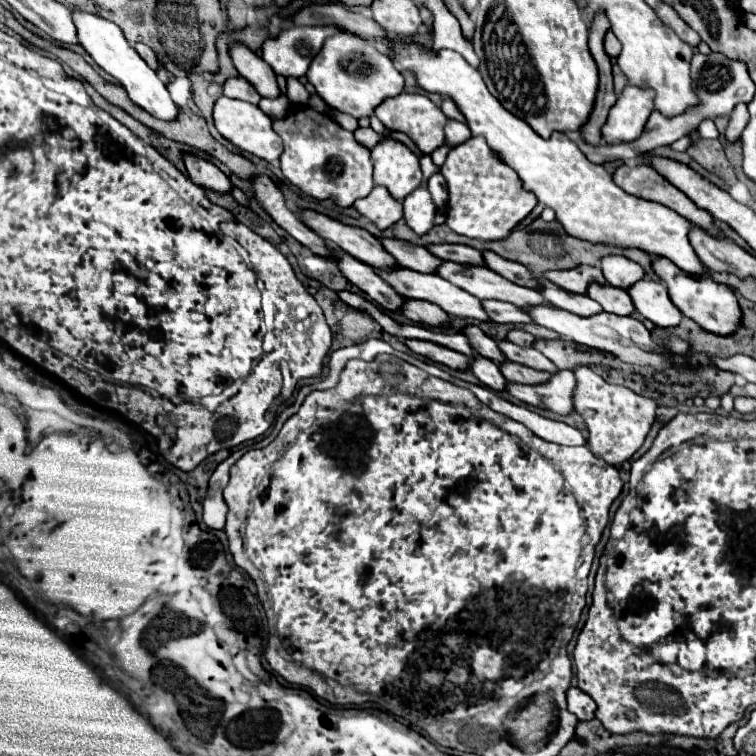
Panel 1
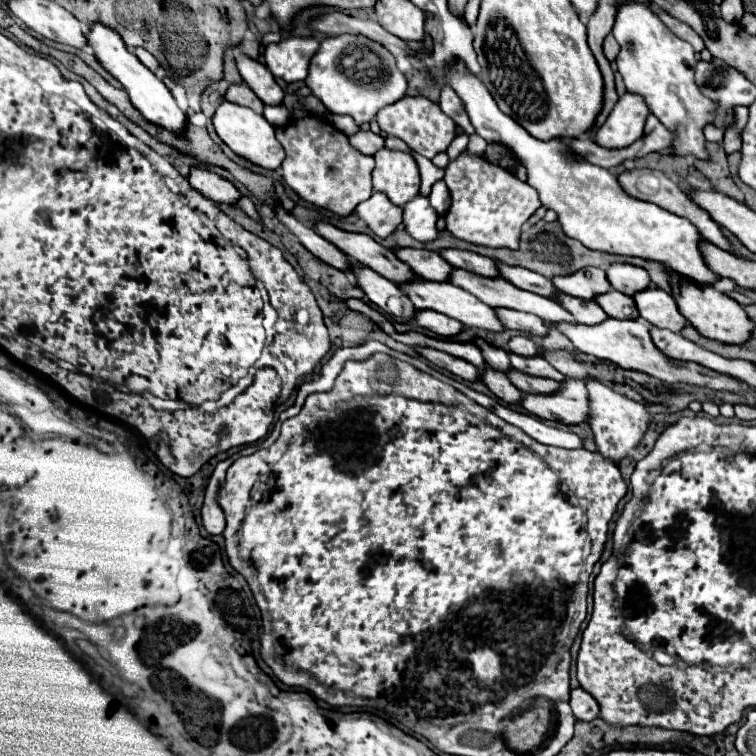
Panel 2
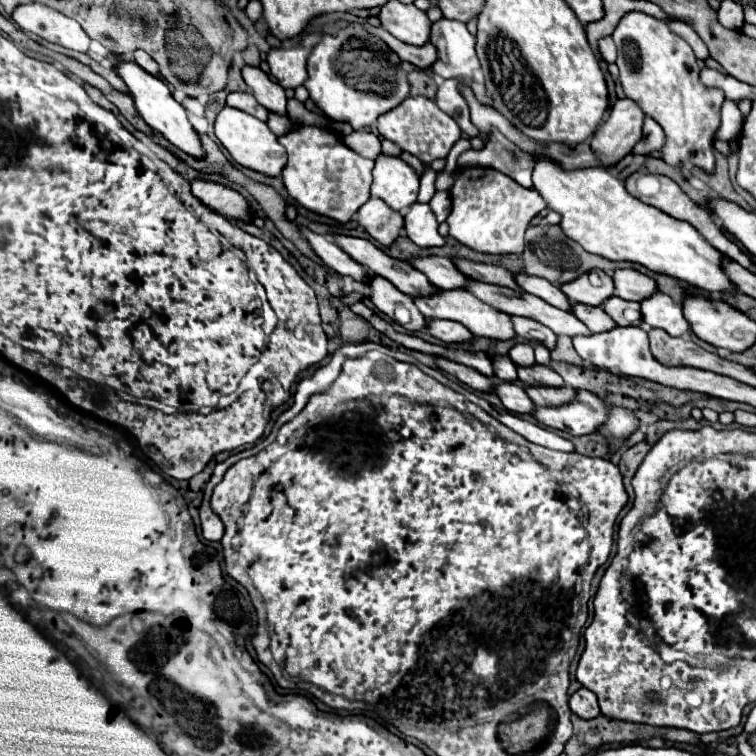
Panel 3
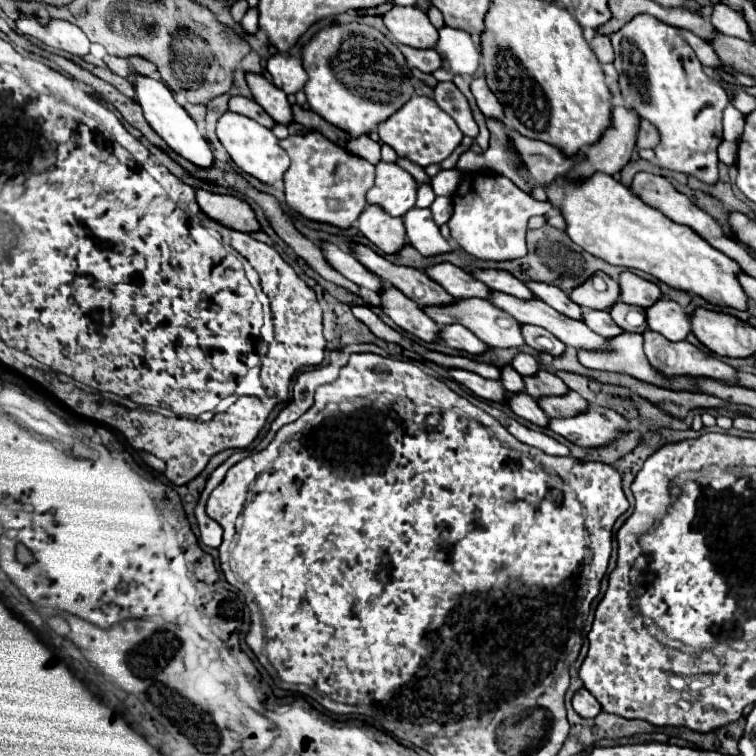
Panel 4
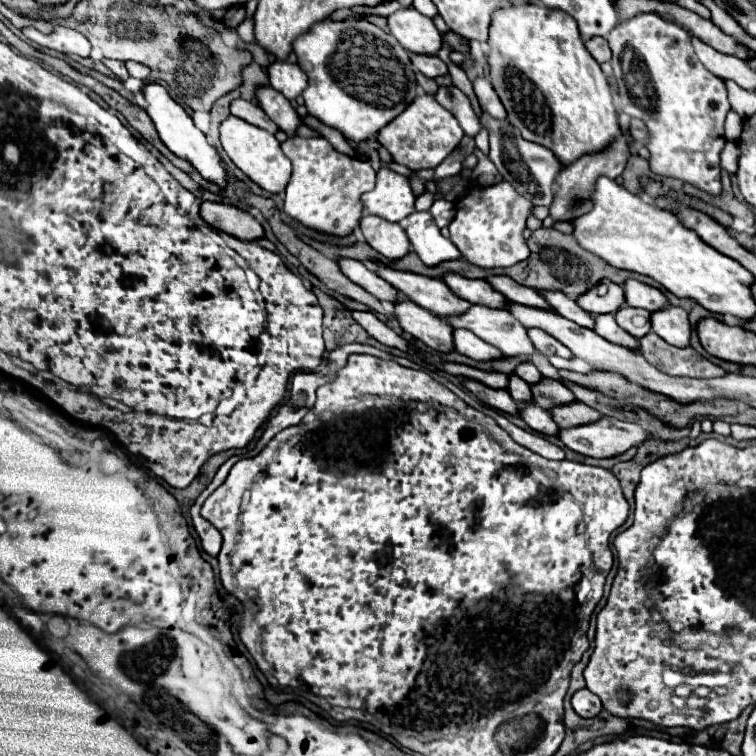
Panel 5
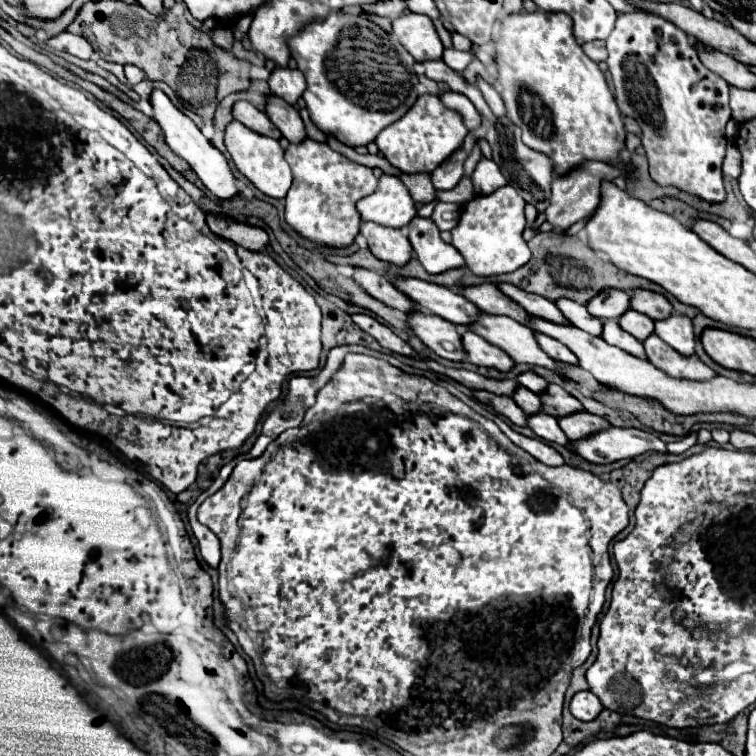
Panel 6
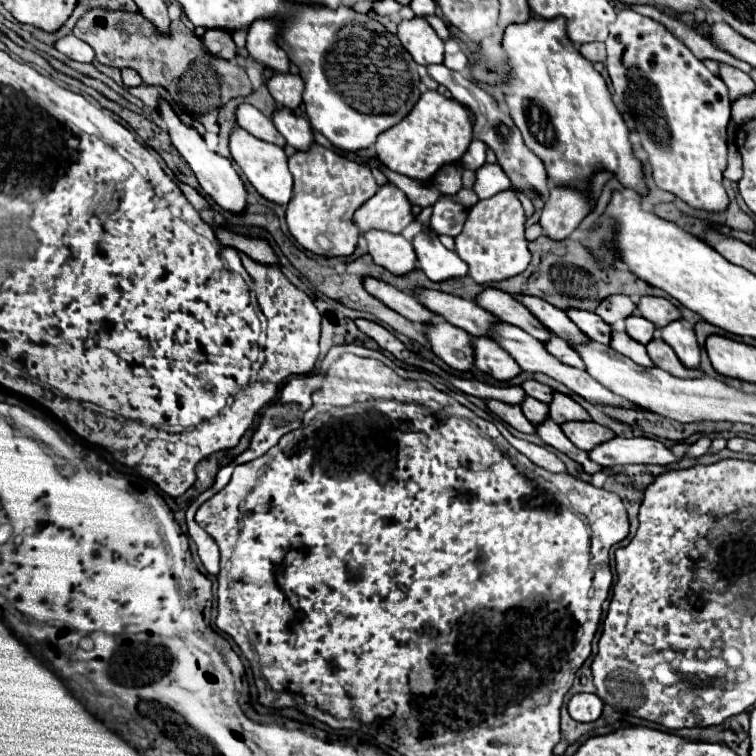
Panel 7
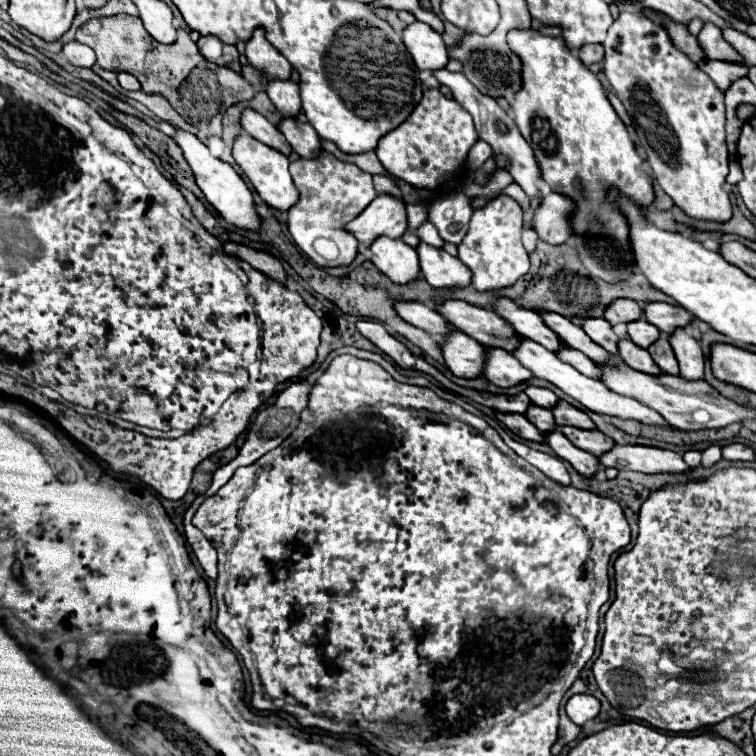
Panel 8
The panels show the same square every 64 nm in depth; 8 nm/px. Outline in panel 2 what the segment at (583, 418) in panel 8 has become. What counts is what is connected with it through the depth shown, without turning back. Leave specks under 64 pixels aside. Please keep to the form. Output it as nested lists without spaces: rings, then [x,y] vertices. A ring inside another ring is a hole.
[[[510,354],[510,362],[512,362],[512,368],[516,368],[518,372],[528,372],[528,376],[552,378],[552,380],[556,380],[556,382],[564,380],[564,376],[560,376],[560,372],[558,372],[556,368],[552,368],[542,356],[524,358],[524,356],[514,356],[514,354]]]

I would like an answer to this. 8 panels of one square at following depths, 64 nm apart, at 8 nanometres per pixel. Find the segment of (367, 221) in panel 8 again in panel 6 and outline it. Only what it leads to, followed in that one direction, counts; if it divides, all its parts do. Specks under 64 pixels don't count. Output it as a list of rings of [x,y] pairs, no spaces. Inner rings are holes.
[[[382,174],[378,190],[362,198],[356,208],[362,222],[376,222],[390,228],[404,228],[416,216],[416,206],[406,186],[388,174]]]

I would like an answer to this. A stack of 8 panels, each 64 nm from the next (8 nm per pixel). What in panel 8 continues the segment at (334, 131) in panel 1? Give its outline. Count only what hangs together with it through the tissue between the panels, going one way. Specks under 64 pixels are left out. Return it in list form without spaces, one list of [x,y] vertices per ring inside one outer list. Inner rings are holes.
[[[328,152],[318,158],[298,158],[290,162],[290,174],[300,190],[300,200],[288,210],[288,230],[296,246],[320,268],[350,266],[358,252],[358,240],[344,230],[374,198],[372,176],[362,172],[356,164],[340,162]]]

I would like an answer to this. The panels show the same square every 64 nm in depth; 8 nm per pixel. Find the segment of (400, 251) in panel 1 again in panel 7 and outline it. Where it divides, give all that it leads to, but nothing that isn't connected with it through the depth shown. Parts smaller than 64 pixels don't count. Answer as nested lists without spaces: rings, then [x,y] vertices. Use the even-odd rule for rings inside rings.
[[[486,288],[480,292],[476,302],[494,316],[498,316],[502,322],[512,324],[516,328],[524,328],[524,332],[528,332],[536,340],[550,340],[550,330],[522,302],[518,302],[510,294],[496,288]]]

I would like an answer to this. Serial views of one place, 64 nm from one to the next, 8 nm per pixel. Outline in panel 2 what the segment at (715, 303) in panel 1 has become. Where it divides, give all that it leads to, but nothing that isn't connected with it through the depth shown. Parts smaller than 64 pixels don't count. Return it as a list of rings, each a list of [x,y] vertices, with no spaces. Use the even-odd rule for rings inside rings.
[[[672,274],[670,282],[672,282],[674,298],[678,302],[682,316],[700,332],[700,336],[712,338],[720,344],[744,344],[746,340],[750,340],[754,322],[748,318],[748,314],[736,300],[714,290],[714,286],[698,286],[698,284],[688,282],[676,274]]]

